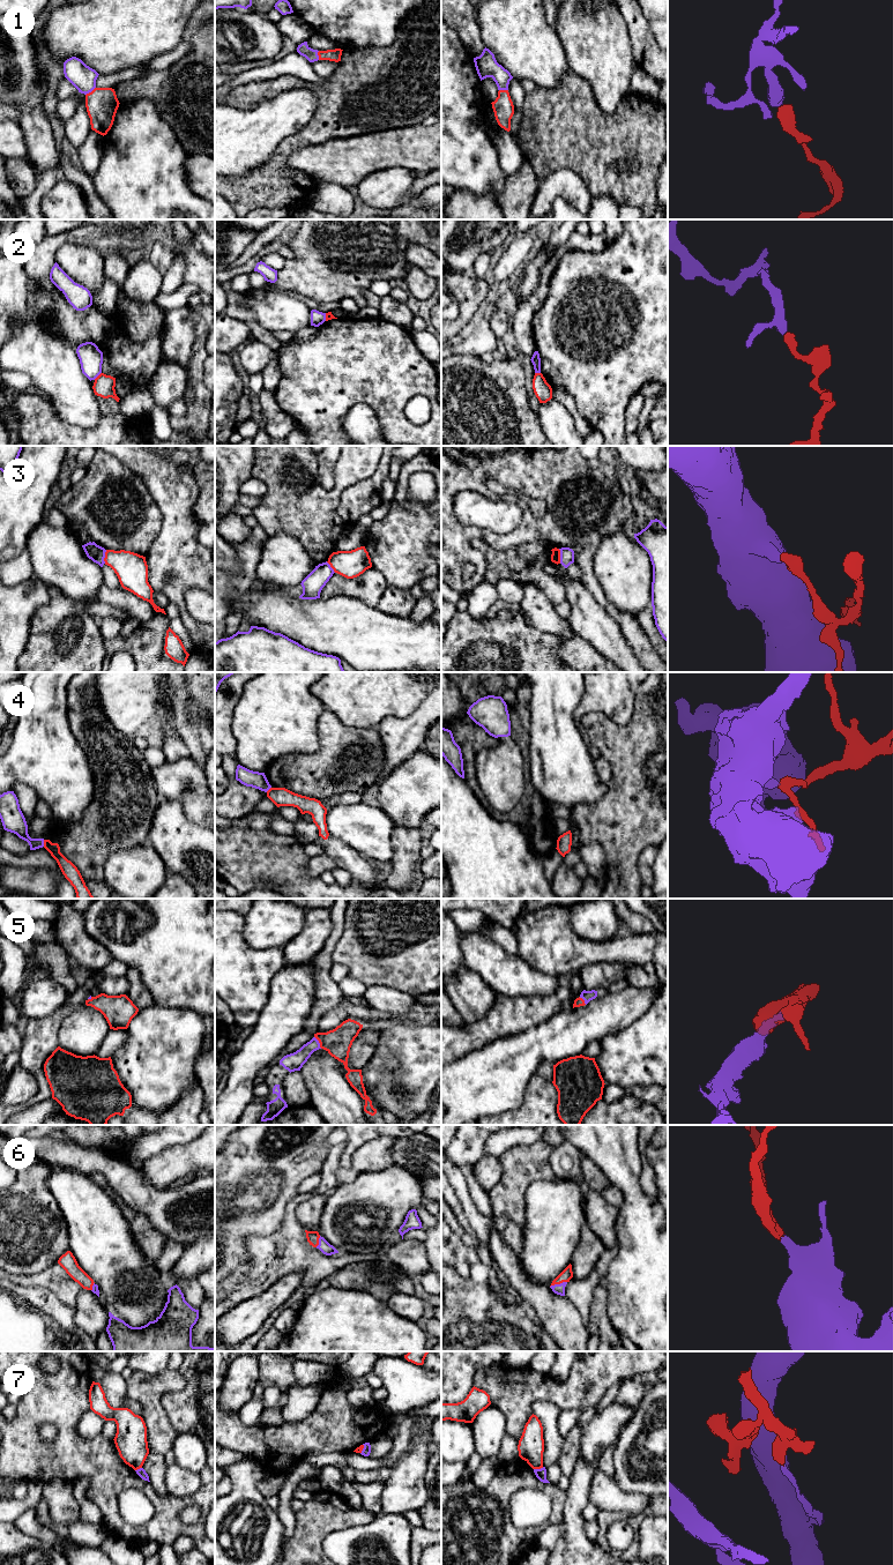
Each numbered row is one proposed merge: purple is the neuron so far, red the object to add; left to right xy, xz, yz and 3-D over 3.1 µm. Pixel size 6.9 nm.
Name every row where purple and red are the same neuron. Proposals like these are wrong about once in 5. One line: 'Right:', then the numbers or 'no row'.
Right: 1, 5, 6

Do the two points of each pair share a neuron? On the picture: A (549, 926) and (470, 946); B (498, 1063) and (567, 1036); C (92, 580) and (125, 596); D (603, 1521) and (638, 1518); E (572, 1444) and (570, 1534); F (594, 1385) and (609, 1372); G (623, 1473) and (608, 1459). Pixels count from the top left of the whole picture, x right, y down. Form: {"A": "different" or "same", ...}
{"A": "different", "B": "same", "C": "different", "D": "same", "E": "different", "F": "same", "G": "different"}

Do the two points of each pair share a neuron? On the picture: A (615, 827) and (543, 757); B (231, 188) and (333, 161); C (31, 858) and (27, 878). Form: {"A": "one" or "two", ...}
{"A": "two", "B": "two", "C": "two"}

